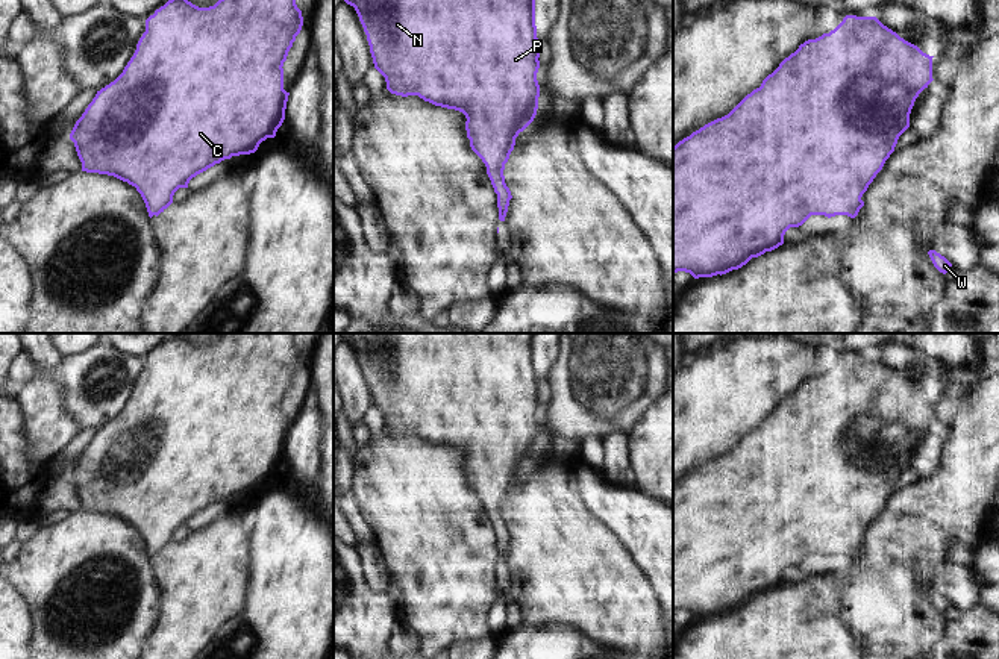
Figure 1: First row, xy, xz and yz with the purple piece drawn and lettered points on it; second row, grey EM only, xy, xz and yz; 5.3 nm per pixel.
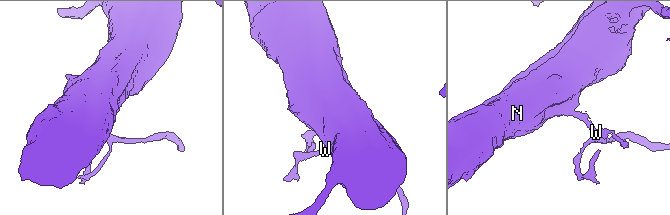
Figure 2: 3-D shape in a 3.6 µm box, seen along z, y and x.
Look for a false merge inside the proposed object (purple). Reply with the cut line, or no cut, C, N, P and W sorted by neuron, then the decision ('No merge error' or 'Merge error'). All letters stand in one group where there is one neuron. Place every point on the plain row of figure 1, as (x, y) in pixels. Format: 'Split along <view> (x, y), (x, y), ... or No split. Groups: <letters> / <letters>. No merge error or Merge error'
No split. Groups: C N P W. No merge error.

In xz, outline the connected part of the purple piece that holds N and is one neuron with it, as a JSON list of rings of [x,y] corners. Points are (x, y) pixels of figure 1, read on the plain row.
[[[343,333],[347,344],[353,345],[367,374],[374,408],[385,417],[391,433],[408,436],[418,435],[435,445],[459,450],[465,454],[465,470],[471,489],[482,498],[487,514],[497,533],[499,559],[505,561],[509,539],[512,538],[505,523],[505,503],[515,485],[515,477],[535,458],[538,448],[540,424],[537,412],[540,408],[540,385],[535,365],[535,333]]]

